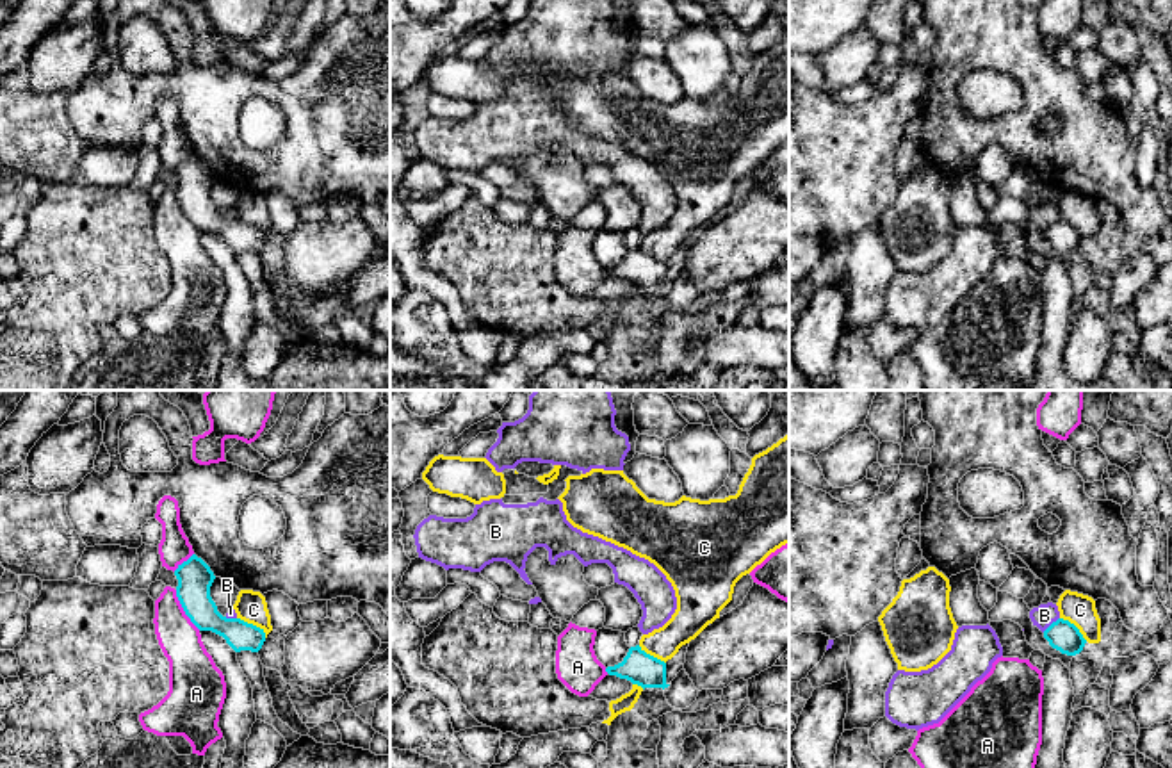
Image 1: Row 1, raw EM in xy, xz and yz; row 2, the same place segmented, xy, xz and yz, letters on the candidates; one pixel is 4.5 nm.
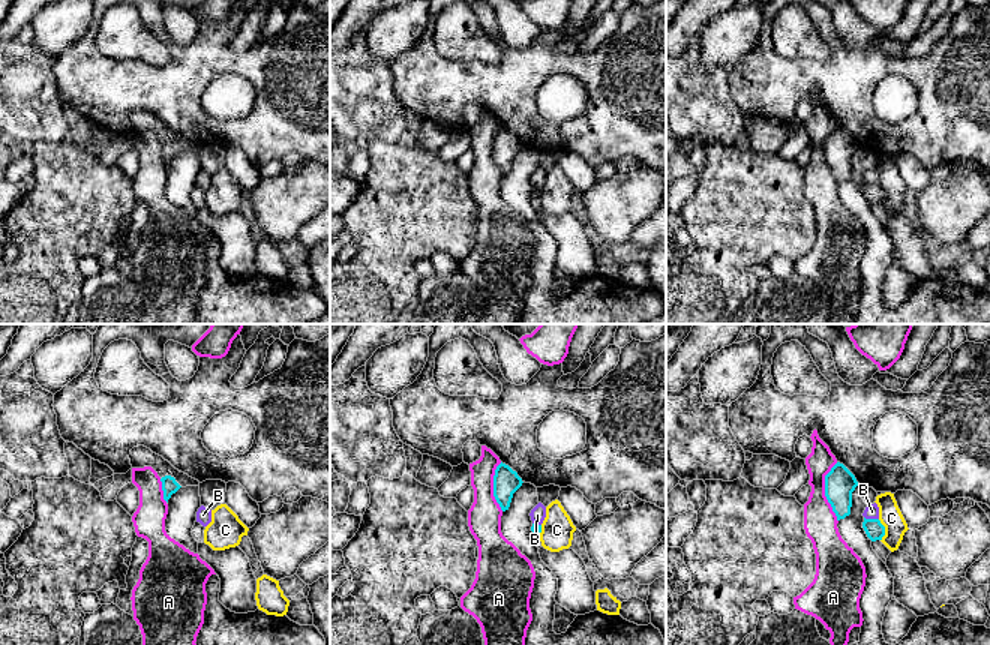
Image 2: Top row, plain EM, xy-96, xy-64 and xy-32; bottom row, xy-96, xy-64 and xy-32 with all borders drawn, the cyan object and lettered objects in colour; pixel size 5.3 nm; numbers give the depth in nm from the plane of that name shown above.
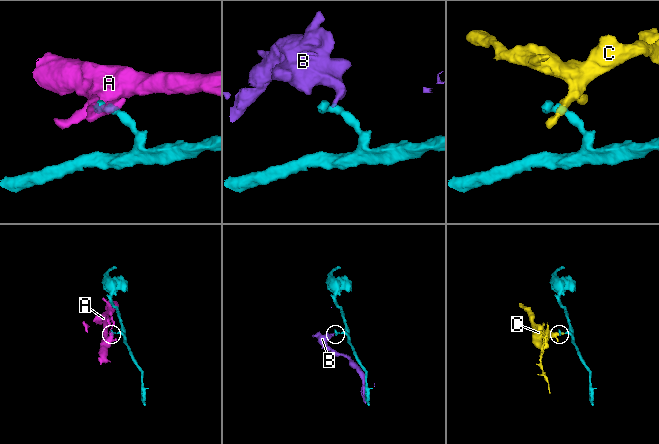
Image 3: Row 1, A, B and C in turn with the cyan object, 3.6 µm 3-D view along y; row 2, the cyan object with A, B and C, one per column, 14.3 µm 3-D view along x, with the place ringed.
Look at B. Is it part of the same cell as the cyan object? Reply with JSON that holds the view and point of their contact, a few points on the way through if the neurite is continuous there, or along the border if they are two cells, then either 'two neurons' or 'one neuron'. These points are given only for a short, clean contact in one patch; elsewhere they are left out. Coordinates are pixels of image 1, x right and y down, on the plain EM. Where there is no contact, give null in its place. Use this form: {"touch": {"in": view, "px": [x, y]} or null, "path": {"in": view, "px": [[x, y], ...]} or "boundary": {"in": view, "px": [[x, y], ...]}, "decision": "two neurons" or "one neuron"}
{"touch": {"in": "yz", "px": [1051, 225]}, "boundary": {"in": "yz", "px": [[1058, 218], [1042, 232]]}, "decision": "two neurons"}

